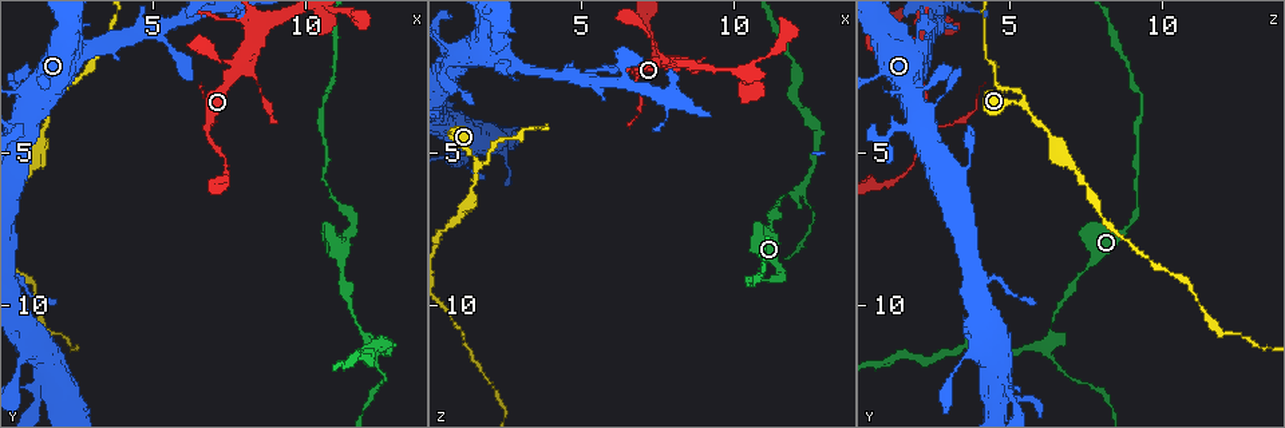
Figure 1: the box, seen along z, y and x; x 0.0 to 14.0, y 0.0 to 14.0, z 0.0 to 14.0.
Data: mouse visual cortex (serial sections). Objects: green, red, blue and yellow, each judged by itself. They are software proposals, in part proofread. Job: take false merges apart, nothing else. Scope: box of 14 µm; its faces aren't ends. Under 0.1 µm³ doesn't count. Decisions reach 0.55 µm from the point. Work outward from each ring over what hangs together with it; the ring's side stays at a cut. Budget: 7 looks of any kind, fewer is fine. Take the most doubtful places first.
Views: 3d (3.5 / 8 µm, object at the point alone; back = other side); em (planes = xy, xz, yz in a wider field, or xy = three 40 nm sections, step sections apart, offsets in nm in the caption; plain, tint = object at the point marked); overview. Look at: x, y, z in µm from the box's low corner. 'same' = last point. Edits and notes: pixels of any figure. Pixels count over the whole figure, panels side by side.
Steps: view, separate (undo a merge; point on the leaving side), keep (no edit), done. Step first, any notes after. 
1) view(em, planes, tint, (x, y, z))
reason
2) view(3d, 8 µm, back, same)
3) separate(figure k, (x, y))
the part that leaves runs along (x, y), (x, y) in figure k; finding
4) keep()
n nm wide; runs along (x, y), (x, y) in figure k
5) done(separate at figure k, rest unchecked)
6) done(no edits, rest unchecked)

view(3d, 8 µm, (12.0, 11.2, 6.3))
three arms meet

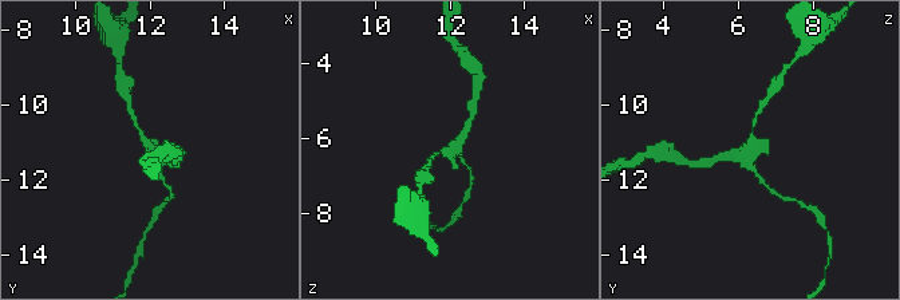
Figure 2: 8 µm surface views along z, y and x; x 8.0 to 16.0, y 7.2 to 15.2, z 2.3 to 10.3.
view(3d, 3.5 µm, (12.1, 11.2, 6.3))
closer look

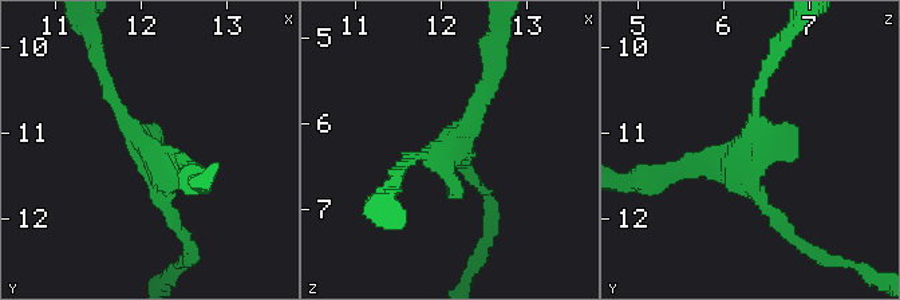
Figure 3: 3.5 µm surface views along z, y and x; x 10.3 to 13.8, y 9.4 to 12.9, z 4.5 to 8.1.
view(em, planes, tint, (12.05, 11.15, 6.35))

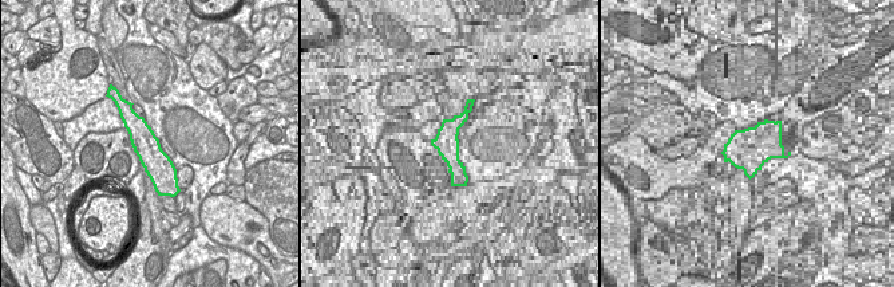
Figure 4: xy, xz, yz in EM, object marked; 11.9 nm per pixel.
keep()
continuous, no second cell

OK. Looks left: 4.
view(3d, 3.5 µm, (1.6, 3.4, 5.4))
calibre changes

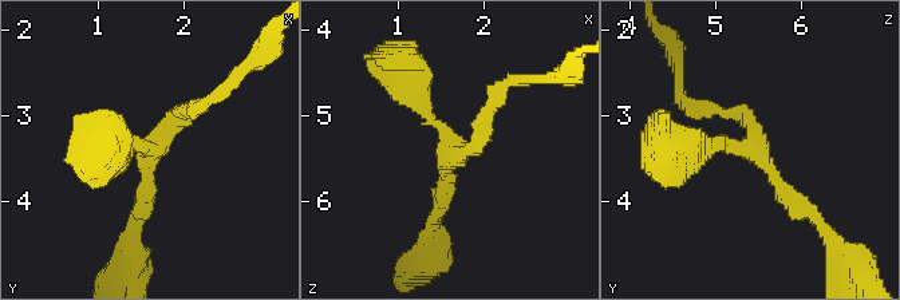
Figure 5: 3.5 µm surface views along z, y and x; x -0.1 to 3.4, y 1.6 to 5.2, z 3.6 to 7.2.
view(em, xy, step 3, tint, (1.60, 3.40, 5.45))

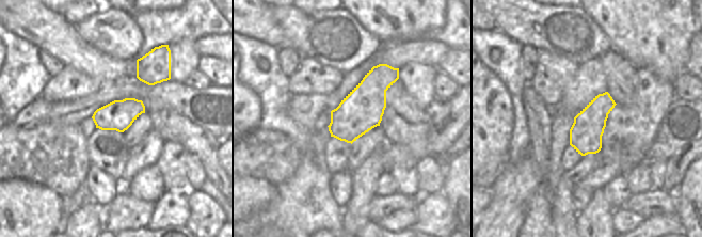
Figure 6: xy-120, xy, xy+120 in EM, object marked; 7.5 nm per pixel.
keep()
arms of 150, 200, 300 nm; runs along (672, 139), (752, 147), (813, 214) in figure 5; continuous, no second cell

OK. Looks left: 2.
view(3d, 3.5 µm, back, (1.4, 12.5, 4.8))
sudden change in width

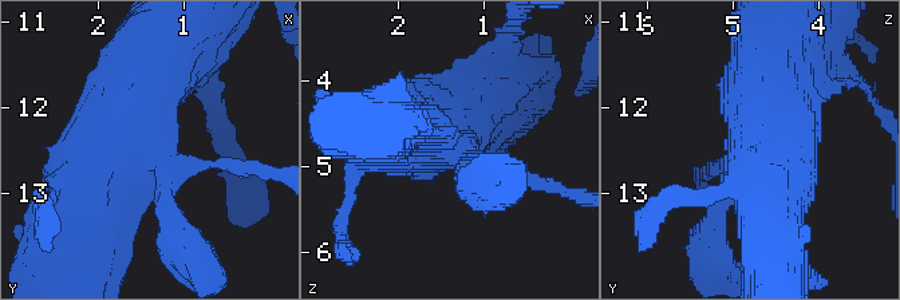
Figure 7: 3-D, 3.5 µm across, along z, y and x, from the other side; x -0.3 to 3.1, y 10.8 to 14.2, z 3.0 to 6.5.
view(em, xy, step 1, tint, (1.40, 12.50, 4.75))

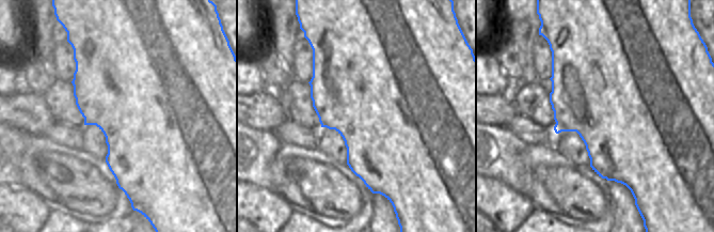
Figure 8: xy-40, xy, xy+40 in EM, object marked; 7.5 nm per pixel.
keep()
one cell here

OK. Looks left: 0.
done(no edits, rest unchecked)

